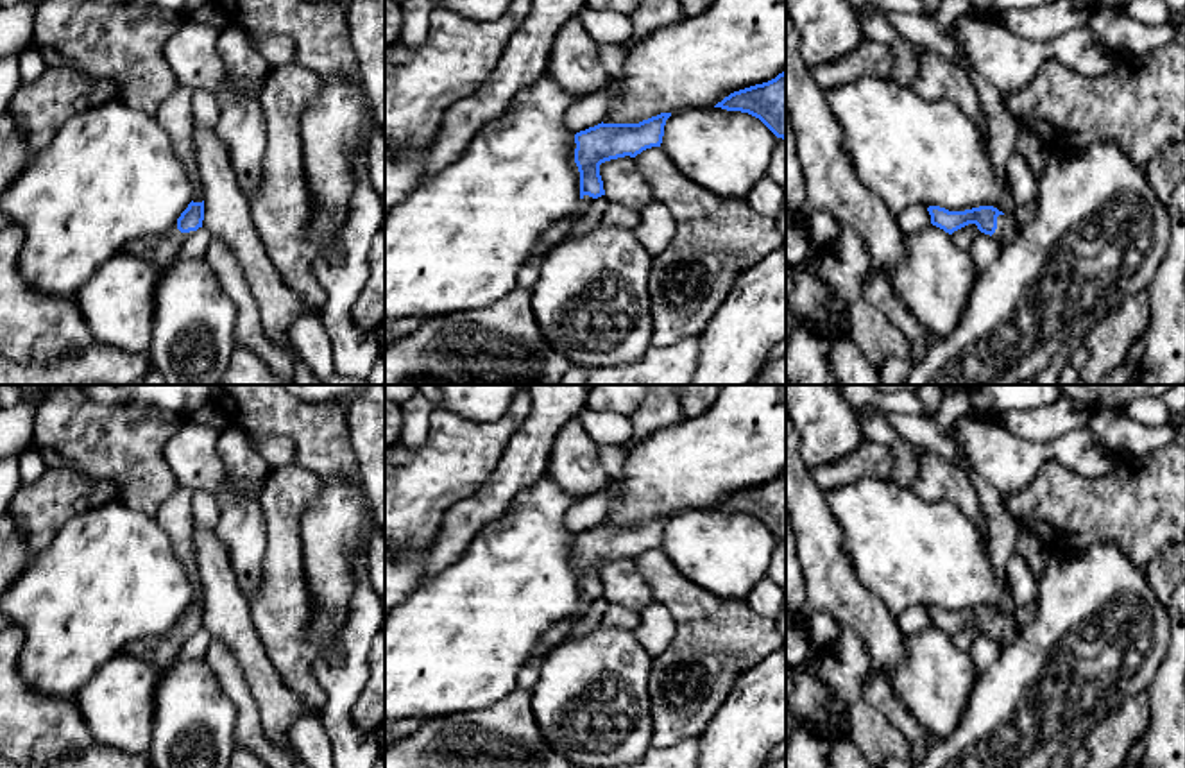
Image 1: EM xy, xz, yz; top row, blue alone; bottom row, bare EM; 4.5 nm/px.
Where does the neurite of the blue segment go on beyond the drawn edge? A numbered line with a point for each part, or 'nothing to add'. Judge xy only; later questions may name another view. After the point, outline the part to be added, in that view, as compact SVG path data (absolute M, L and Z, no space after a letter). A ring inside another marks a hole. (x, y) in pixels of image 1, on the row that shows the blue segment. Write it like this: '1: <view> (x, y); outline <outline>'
1: xy (161, 247); outline M177 224L168 229L166 233L163 235L156 235L156 236L150 236L150 238L140 238L140 240L134 240L132 243L125 245L122 249L122 252L125 254L134 254L134 256L141 256L141 258L147 258L150 261L156 261L156 263L170 263L174 260L174 256L177 254L179 251L179 245L192 235L193 231L190 233L181 233L177 229Z

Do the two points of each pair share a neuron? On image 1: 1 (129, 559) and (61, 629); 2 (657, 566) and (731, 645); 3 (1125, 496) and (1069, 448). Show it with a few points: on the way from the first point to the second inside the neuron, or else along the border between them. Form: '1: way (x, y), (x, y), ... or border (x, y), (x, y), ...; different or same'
1: way (111, 577), (77, 611); same
2: way (670, 586), (711, 627); same
3: border (1114, 455), (1098, 477), (1062, 464); different

